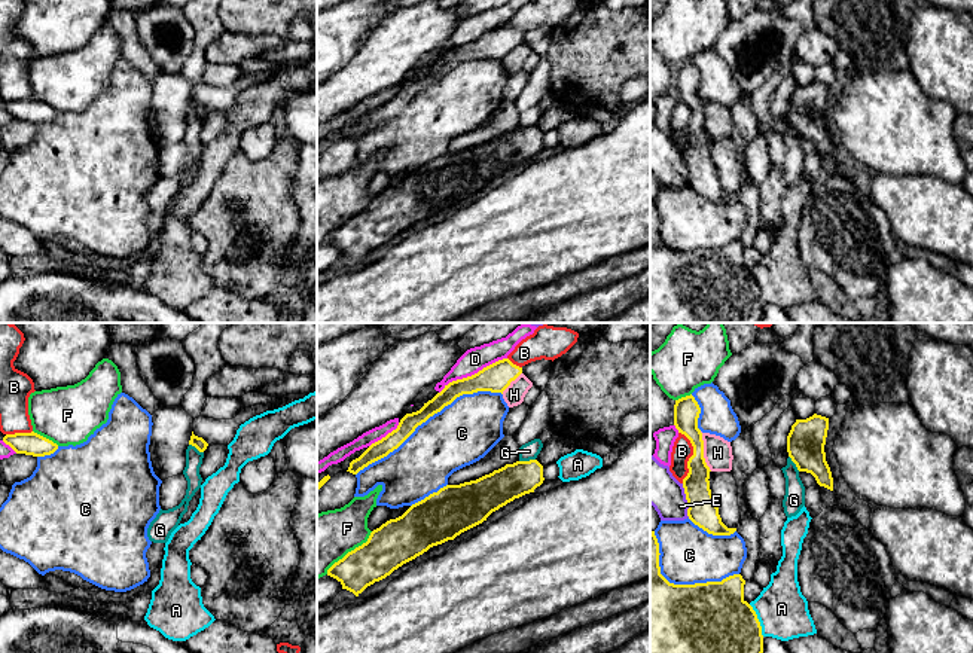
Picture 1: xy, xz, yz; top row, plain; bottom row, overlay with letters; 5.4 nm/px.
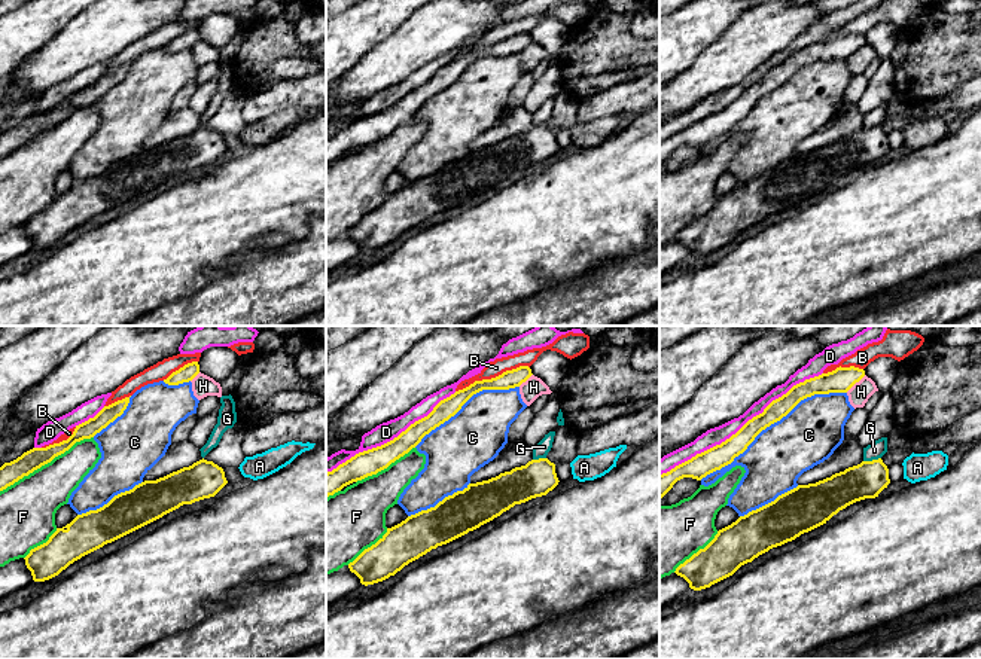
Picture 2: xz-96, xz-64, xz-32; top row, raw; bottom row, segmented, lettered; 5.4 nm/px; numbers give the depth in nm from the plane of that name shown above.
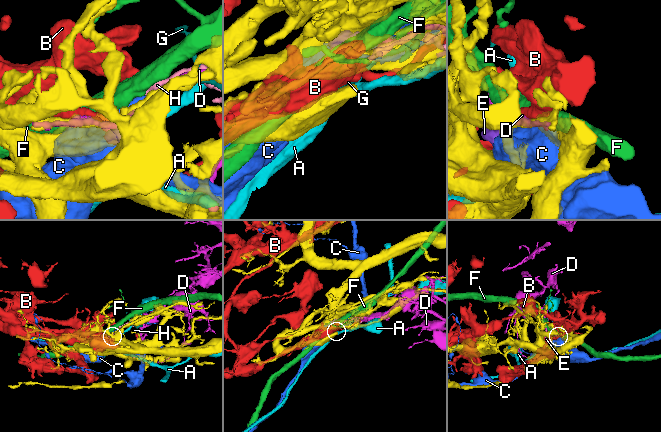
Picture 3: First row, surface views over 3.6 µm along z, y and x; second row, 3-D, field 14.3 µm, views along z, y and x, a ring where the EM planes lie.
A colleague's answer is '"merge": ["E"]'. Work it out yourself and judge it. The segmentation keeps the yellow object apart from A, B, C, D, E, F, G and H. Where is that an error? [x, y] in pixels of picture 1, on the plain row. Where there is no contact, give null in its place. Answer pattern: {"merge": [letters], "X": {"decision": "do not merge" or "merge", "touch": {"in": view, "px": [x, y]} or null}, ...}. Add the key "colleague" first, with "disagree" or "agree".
{"colleague": "agree", "merge": ["E"], "A": {"decision": "do not merge", "touch": {"in": "yz", "px": [758, 287]}}, "B": {"decision": "do not merge", "touch": {"in": "yz", "px": [691, 124]}}, "C": {"decision": "do not merge", "touch": {"in": "xz", "px": [429, 84]}}, "D": {"decision": "do not merge", "touch": {"in": "xz", "px": [472, 42]}}, "E": {"decision": "merge", "touch": {"in": "yz", "px": [686, 165]}}, "F": {"decision": "do not merge", "touch": {"in": "xz", "px": [351, 217]}}, "G": {"decision": "do not merge", "touch": {"in": "xz", "px": [527, 128]}}, "H": {"decision": "do not merge", "touch": {"in": "yz", "px": [702, 118]}}}

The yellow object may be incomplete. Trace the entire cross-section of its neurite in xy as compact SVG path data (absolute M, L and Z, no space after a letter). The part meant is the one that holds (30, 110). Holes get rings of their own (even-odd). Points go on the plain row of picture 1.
M34 98L6 101L3 109L9 112L16 120L33 123L51 122L58 116L57 110Z

